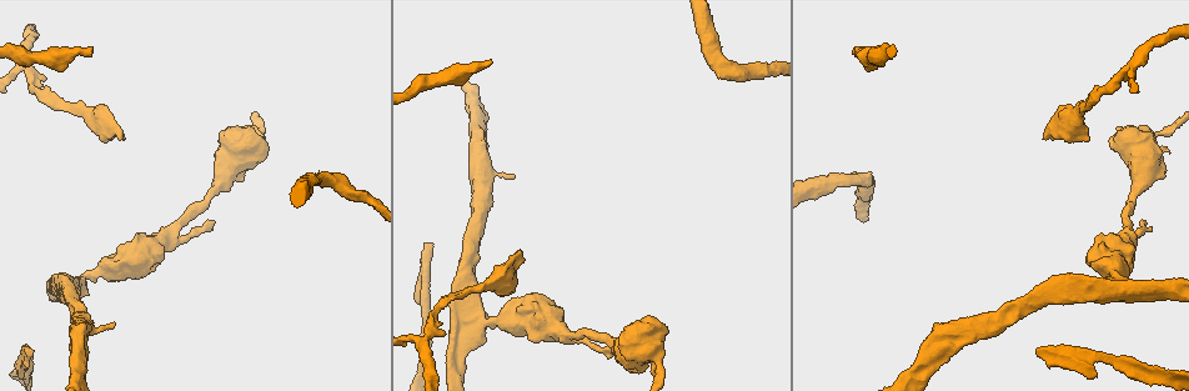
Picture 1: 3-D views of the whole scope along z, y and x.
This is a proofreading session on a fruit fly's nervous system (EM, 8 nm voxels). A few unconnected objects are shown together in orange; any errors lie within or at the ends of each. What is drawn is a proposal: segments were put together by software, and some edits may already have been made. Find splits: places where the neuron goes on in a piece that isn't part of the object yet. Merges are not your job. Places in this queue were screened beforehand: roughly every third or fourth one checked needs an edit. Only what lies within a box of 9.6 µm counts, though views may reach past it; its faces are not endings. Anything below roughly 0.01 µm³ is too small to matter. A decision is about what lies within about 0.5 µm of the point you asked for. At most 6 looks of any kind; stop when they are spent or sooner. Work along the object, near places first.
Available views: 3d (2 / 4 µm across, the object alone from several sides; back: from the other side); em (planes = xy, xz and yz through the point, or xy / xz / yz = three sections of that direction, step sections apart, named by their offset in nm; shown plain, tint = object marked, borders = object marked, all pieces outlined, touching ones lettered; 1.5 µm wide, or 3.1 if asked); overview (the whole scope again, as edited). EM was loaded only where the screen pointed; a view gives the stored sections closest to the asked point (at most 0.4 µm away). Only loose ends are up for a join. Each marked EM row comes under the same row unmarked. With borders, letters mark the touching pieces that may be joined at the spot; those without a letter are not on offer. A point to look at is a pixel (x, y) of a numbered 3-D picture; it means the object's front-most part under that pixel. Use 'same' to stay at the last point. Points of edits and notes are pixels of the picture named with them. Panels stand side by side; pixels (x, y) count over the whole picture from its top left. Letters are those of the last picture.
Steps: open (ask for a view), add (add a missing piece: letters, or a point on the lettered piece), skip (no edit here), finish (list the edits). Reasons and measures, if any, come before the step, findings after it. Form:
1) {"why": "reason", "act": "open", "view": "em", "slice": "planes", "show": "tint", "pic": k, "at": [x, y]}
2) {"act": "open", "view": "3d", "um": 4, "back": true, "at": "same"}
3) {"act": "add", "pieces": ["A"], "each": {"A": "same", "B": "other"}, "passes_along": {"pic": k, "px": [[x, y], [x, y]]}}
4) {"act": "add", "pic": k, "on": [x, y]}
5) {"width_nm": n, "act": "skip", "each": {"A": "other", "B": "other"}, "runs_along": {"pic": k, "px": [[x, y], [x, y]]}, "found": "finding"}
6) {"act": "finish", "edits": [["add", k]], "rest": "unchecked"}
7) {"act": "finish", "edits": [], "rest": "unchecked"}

{"why": "free end", "act": "open", "view": "em", "slice": "xz", "step": 8, "show": "tint", "pic": 1, "at": [1050, 137]}

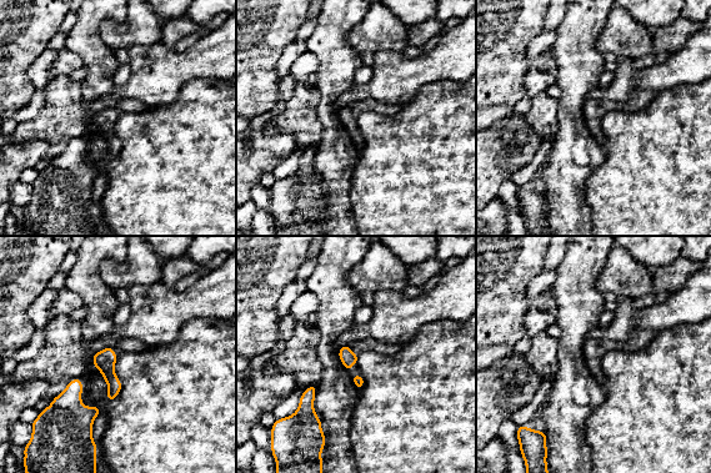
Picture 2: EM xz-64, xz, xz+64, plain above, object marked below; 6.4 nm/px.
{"act": "open", "view": "em", "slice": "xy", "step": 4, "show": "borders", "at": "same"}

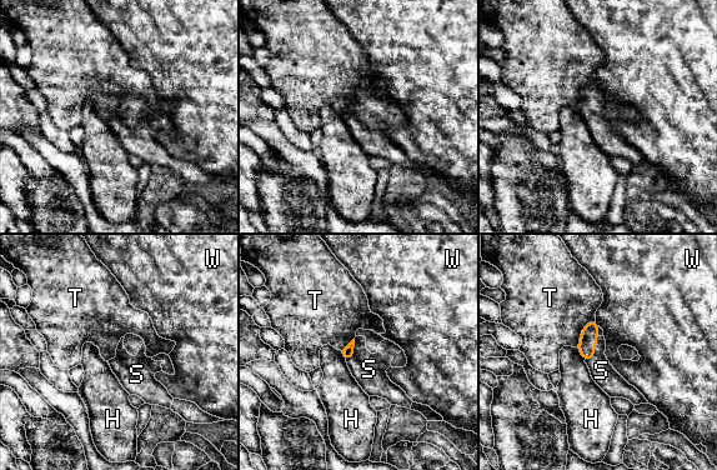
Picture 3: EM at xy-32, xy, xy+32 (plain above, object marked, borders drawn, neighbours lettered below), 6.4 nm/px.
{"act": "add", "pieces": ["S"], "each": {"H": "other", "S": "same", "T": "other", "W": "other"}, "passes_along": {"pic": 3, "px": [[588, 336], [593, 350], [601, 370]]}, "found": "it goes on there"}

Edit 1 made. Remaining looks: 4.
{"why": "branch stops here", "act": "open", "view": "em", "slice": "planes", "show": "borders", "pic": 1, "at": [1145, 221]}

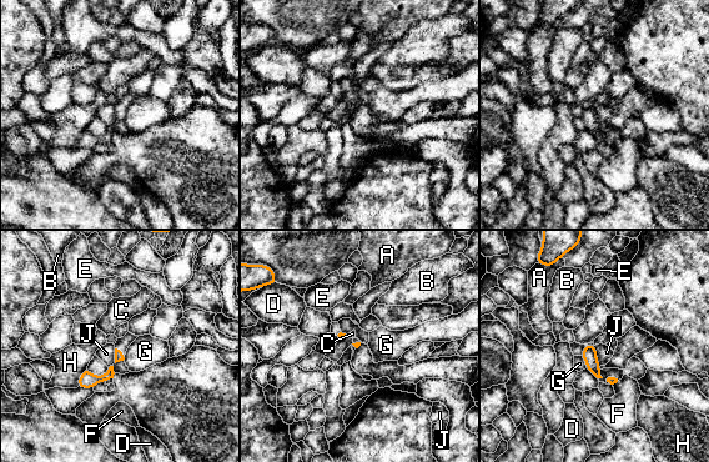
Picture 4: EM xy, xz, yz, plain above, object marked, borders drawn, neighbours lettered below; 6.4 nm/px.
{"longest_contact_nm": ["J", 150], "act": "skip", "each": {"A": "other", "B": "other", "C": "other", "D": "other", "E": "other", "F": "other", "G": "other", "H": "other", "J": "other"}, "runs_along": {"pic": 4, "px": [[119, 355], [102, 378], [81, 383]]}, "found": "none of them fits"}

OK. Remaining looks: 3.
{"why": "free end", "act": "open", "view": "3d", "um": 4, "back": true, "pic": 1, "at": [852, 54]}

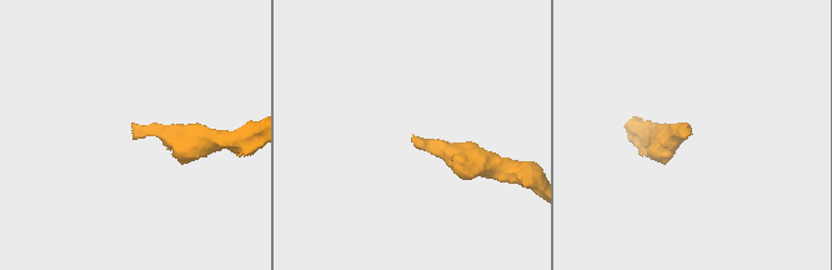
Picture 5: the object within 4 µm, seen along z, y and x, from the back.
{"why": "shape alone is not enough", "act": "open", "view": "em", "slice": "planes", "show": "borders", "pic": 5, "at": [688, 127]}

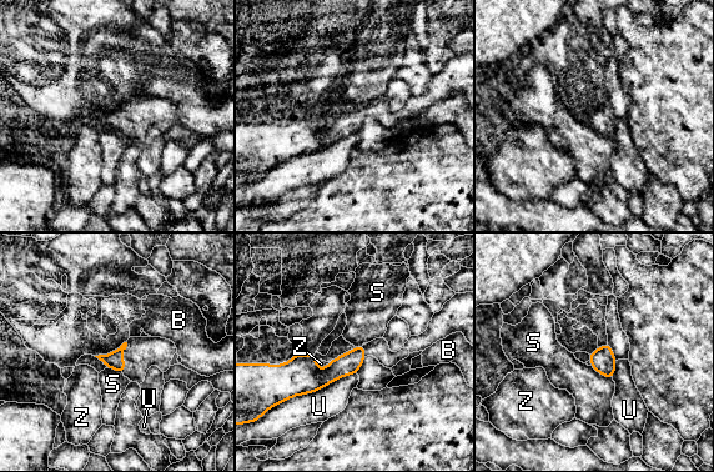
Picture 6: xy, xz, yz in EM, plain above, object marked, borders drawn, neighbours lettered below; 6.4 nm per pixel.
{"act": "skip", "each": {"B": "other", "S": "other", "U": "other", "Z": "other"}, "found": "no lettered piece goes on from it"}

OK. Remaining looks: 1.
{"act": "finish", "edits": [["add", 3]], "rest": "unchecked"}

